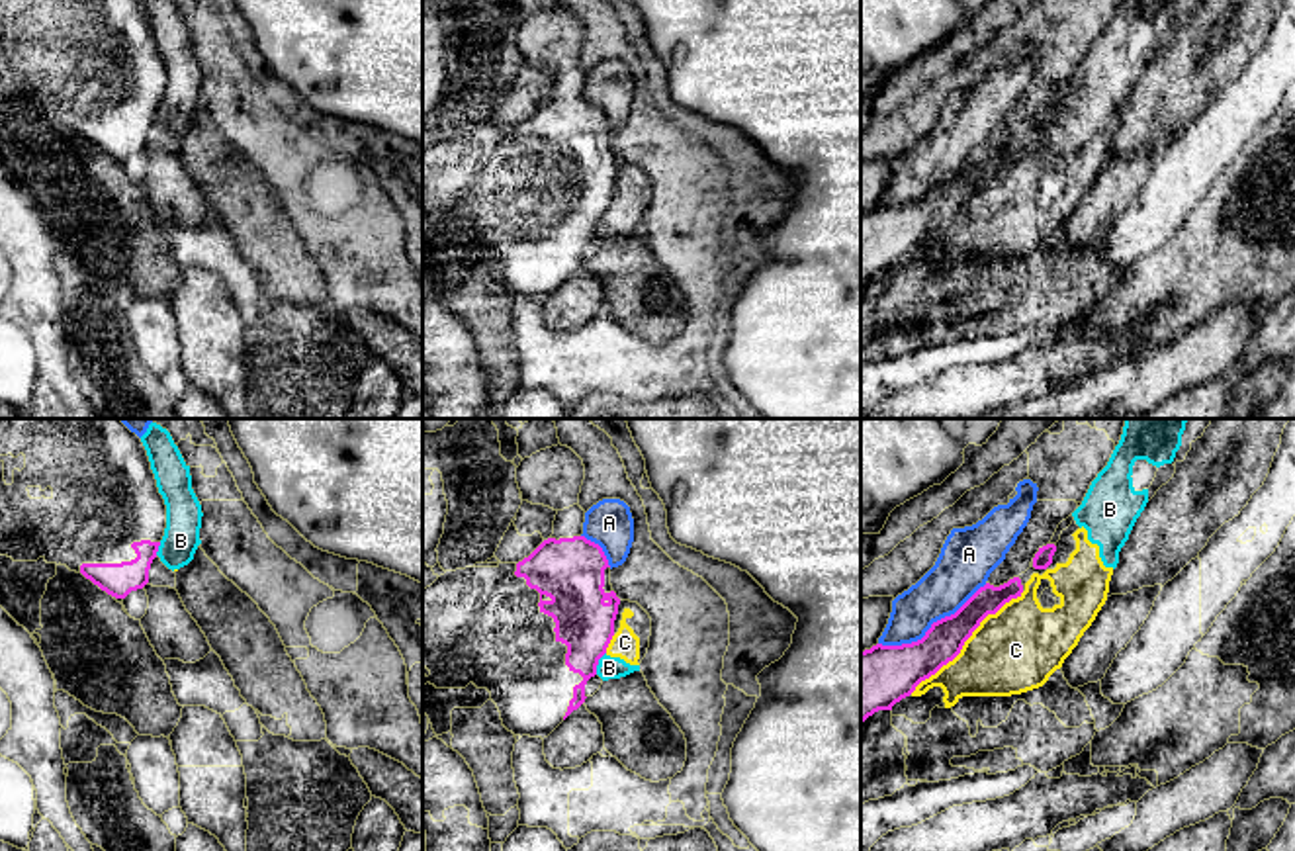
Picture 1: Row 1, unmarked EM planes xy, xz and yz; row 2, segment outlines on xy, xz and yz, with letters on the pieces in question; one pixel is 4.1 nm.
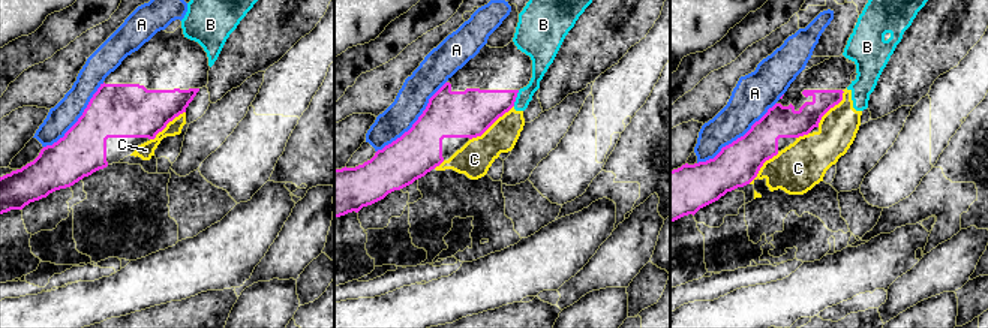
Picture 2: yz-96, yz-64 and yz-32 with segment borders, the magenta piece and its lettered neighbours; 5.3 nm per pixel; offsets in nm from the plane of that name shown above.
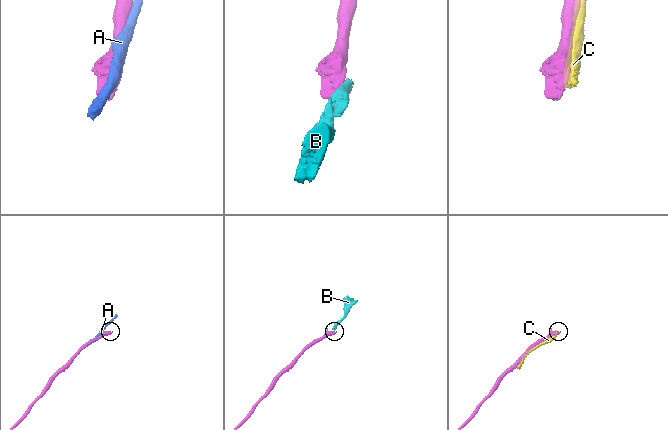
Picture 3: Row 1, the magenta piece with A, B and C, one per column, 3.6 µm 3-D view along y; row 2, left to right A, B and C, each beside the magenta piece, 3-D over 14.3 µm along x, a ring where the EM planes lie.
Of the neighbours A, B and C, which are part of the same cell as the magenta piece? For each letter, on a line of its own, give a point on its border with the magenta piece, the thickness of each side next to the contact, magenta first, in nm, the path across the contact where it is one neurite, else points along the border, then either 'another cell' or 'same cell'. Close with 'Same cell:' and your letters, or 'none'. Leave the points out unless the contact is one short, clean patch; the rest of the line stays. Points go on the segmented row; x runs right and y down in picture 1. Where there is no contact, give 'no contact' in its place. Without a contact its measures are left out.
A: meets magenta in yz at (932, 625); 220 nm thick on the magenta side, 220 nm on the other; another cell
B: meets magenta in xz at (597, 664); 240 nm thick on the magenta side, 100 nm on the other; border along xz (605, 652), (595, 673); another cell
C: meets magenta in yz at (967, 638); 160 nm thick on the magenta side, 340 nm on the other; another cell
Same cell: none

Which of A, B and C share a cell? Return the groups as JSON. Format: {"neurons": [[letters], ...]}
{"neurons": [["A"], ["B", "C"]]}

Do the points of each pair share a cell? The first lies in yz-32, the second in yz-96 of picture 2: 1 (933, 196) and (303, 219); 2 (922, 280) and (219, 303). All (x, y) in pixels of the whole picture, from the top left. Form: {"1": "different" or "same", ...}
{"1": "different", "2": "different"}

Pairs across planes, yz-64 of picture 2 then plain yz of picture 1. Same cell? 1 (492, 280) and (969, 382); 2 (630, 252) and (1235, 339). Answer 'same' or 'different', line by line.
1: same
2: same

